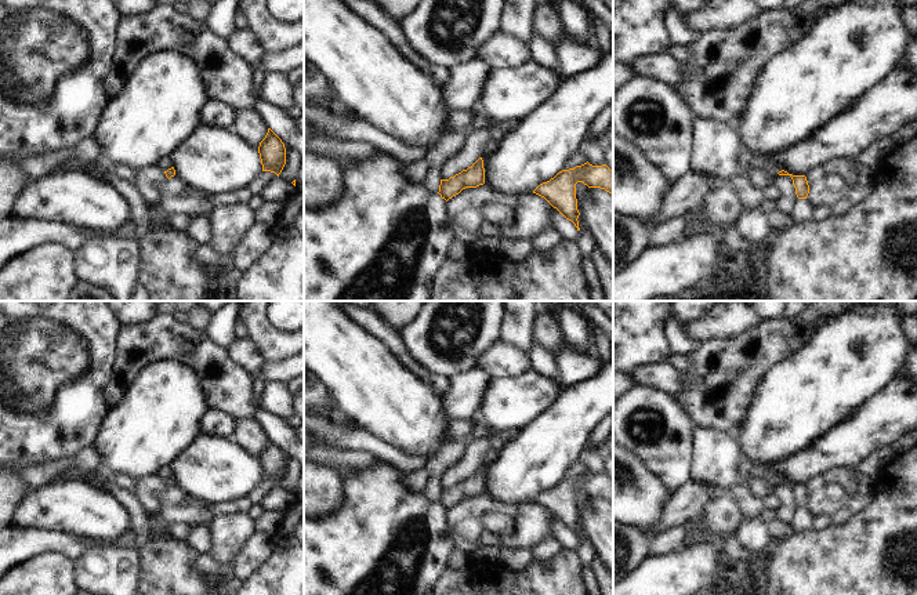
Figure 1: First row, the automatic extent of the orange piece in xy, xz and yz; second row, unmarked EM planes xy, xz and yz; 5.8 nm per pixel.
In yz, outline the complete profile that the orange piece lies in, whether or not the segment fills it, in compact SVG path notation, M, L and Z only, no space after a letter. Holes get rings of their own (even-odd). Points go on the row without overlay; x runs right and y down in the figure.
M782 479L778 482L779 485L790 485L791 489L793 489L793 494L795 497L795 504L798 508L807 508L808 503L809 503L809 494L808 494L808 490L807 490L807 486L805 485L793 485L793 483L789 483L787 480Z

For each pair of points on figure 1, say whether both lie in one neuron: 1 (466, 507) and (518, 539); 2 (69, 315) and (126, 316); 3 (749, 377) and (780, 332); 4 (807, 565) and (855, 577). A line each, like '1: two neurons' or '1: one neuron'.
1: one neuron
2: two neurons
3: one neuron
4: one neuron

